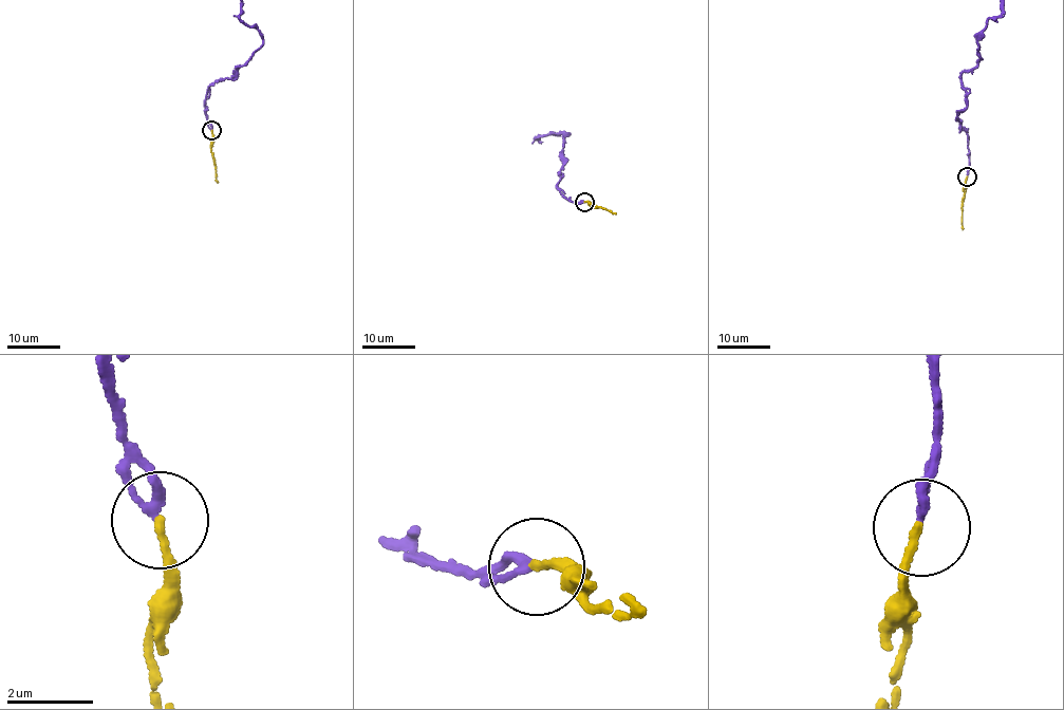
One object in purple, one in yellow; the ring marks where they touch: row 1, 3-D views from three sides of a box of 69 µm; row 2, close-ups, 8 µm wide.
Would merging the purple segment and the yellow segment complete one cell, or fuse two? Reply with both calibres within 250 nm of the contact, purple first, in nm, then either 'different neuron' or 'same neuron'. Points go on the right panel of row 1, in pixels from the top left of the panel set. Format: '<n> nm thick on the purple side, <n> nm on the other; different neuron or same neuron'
220 nm thick on the purple side, 180 nm on the other; same neuron

